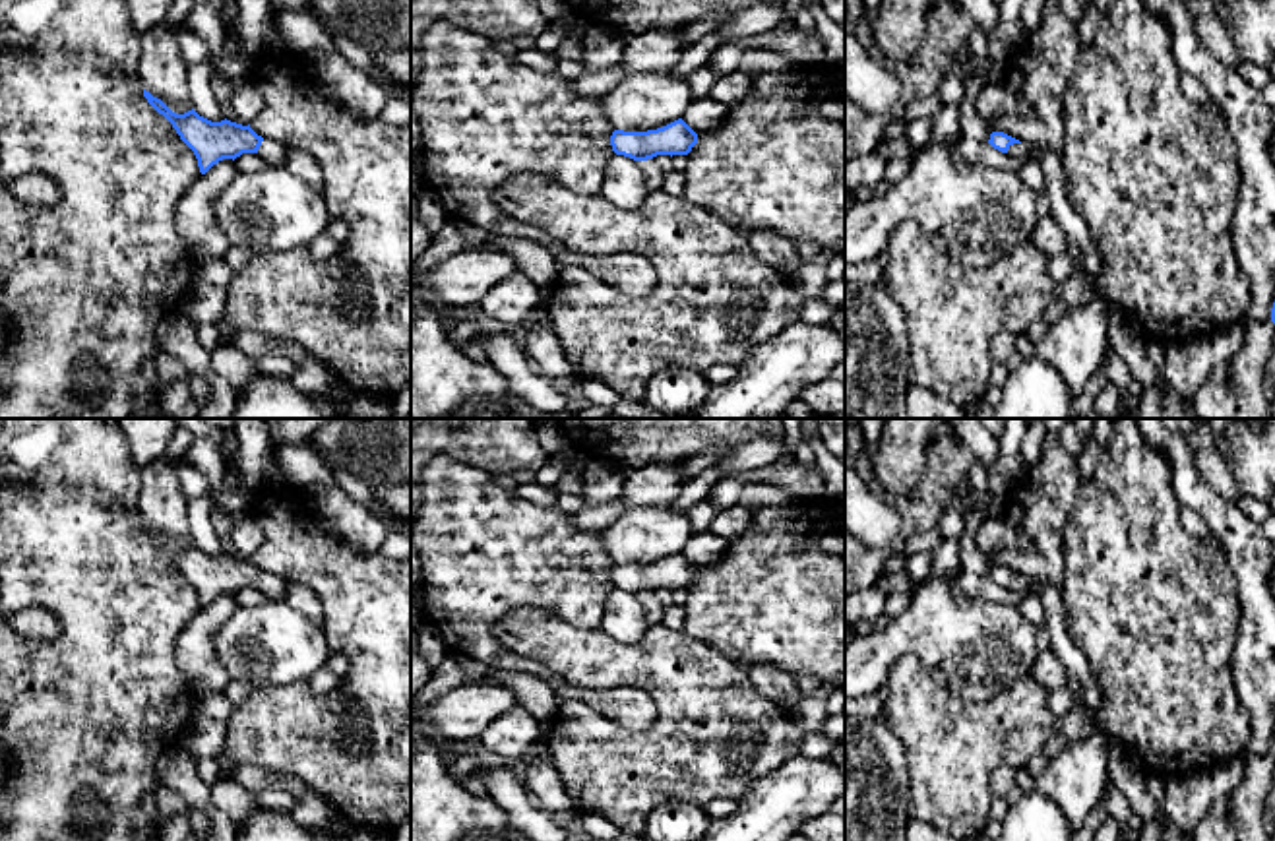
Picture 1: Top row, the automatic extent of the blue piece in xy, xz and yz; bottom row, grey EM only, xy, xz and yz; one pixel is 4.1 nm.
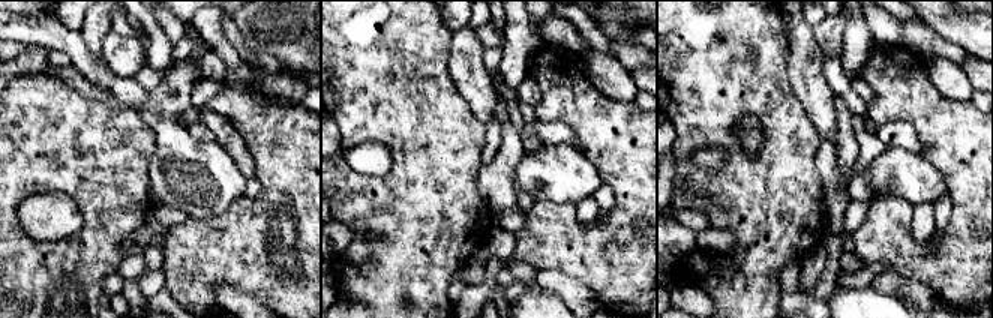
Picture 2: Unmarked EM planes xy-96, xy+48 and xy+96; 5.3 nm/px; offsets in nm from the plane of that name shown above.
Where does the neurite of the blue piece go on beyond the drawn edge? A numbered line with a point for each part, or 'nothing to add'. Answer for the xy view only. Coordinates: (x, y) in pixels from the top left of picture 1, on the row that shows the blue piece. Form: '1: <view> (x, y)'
1: xy (272, 152)

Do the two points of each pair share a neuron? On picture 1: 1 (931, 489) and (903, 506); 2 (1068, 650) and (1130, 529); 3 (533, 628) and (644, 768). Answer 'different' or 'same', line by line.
1: same
2: different
3: same

